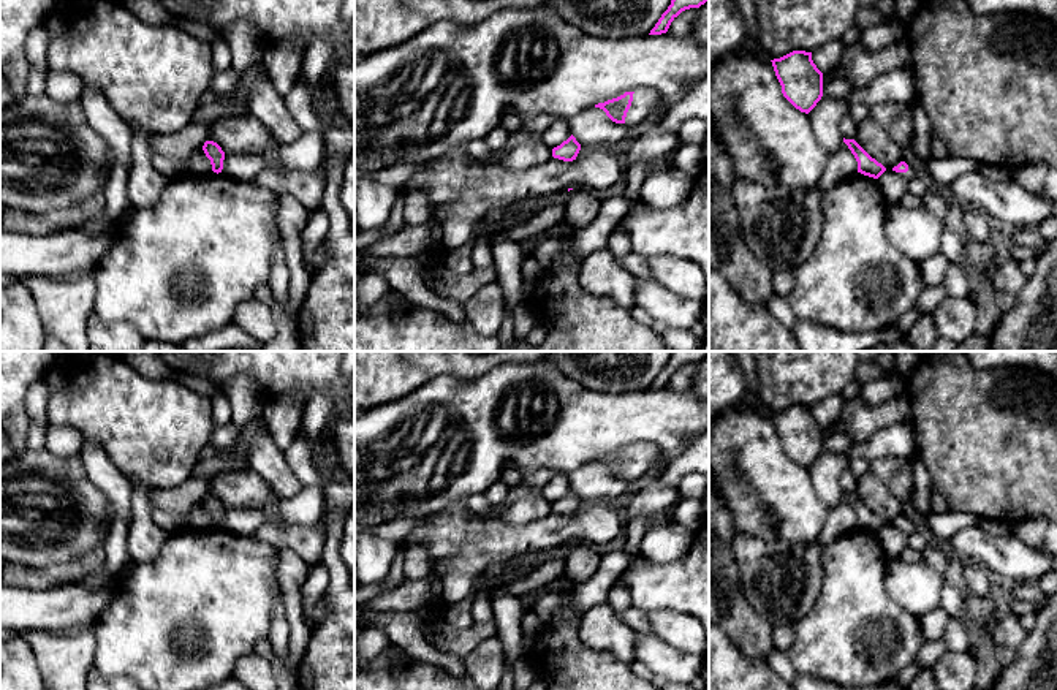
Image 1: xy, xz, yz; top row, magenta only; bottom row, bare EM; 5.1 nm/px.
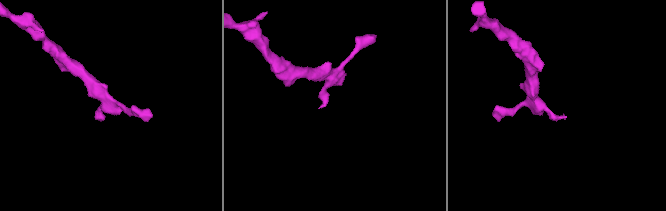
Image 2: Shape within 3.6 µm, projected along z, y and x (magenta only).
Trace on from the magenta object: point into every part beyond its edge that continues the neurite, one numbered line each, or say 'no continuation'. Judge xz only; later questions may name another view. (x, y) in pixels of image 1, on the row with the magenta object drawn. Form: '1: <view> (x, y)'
1: xz (644, 98)

